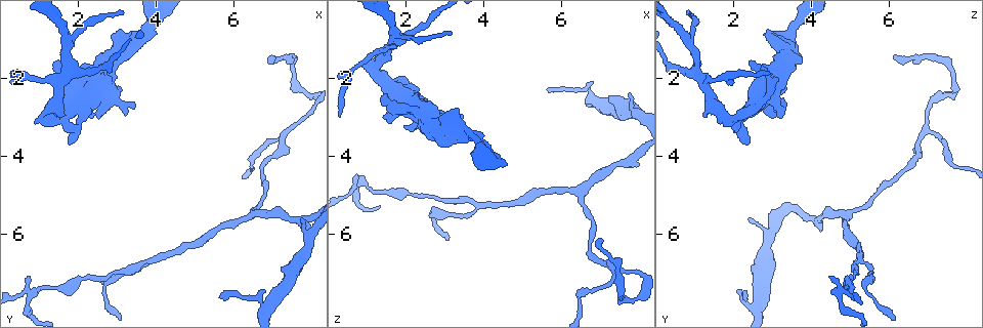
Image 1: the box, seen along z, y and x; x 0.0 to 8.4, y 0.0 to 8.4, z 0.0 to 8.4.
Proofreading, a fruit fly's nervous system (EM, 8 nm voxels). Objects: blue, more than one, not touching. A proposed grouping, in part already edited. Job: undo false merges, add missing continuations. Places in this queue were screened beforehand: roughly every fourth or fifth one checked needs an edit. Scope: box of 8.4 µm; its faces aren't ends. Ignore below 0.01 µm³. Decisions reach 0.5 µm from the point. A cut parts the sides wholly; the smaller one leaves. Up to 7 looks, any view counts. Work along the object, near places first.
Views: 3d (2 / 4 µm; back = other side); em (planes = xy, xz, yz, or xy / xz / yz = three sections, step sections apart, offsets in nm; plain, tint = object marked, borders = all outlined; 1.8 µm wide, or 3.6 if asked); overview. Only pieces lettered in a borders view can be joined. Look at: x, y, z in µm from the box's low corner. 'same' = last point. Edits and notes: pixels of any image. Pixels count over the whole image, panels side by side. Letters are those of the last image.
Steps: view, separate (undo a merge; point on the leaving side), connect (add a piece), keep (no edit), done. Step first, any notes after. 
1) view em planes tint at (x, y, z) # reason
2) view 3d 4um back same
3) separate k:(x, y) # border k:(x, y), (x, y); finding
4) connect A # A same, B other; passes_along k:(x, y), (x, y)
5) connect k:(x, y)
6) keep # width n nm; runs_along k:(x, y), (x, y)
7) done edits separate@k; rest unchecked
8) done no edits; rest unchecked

view 3d 4um at (7.25, 3.50, 6.75) # abrupt turn

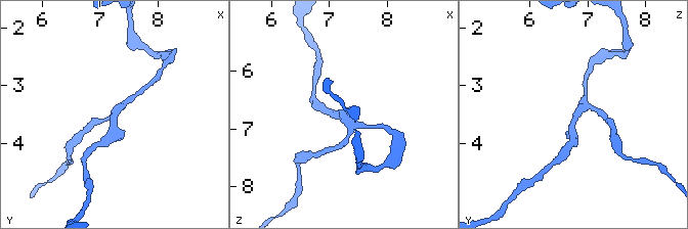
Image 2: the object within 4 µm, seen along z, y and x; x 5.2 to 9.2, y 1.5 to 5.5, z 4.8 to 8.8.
view em planes tint at (7.25, 3.55, 6.80) # arms 3

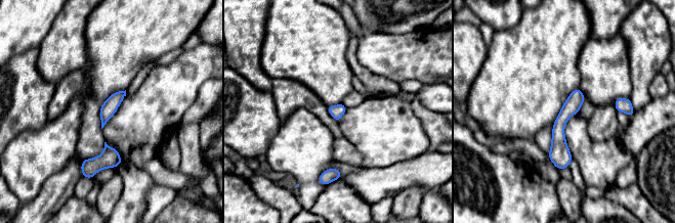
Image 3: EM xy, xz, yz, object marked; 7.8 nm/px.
view em planes borders same

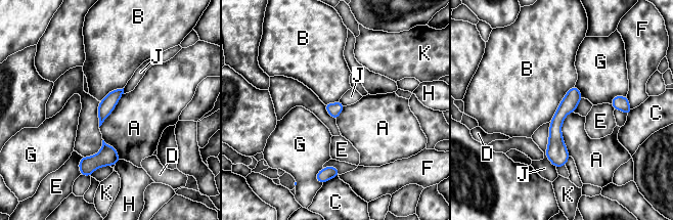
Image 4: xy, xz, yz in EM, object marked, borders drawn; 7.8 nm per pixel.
keep # A other, B other, C other, D other, E other, F other, G other, H other, J other, K other; all the same neuron

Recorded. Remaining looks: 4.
view em planes borders at (7.55, 1.90, 7.65) # abrupt turn

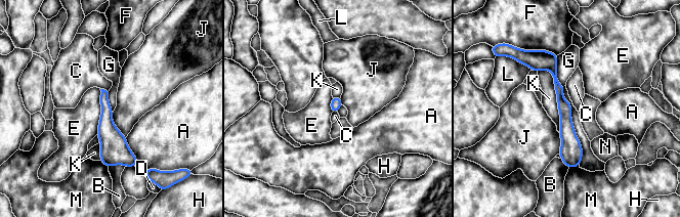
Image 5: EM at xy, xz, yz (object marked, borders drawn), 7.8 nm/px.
keep # A other, B other, C other, D other, E other, F other, G other, H other, J other, K other, L other, M other, N other; border 5:(556, 55), (580, 165); all the same neuron

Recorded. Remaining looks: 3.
view 3d 2um at (3.35, 0.85, 2.85) # free end

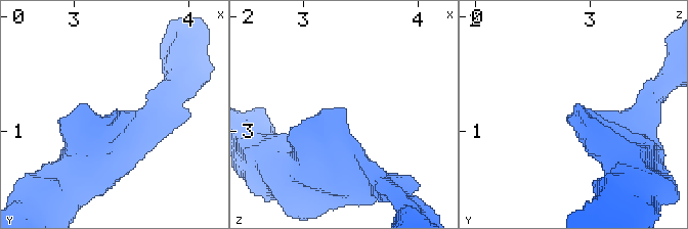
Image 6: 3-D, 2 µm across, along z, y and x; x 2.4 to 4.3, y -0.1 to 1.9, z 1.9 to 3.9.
view em planes borders at (3.38, 0.84, 2.84) # need the tissue

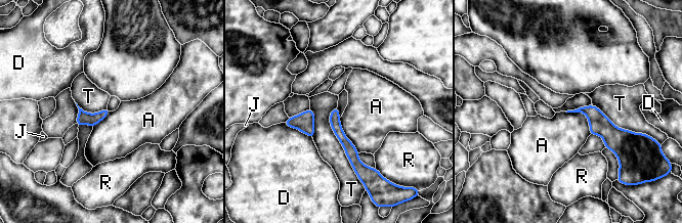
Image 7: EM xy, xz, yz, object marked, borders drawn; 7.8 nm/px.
keep # A other, D other, J other, R other, T other; border 7:(565, 112), (581, 112), (590, 134); no lettered piece goes on from it

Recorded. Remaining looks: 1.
done no edits; rest unchecked

